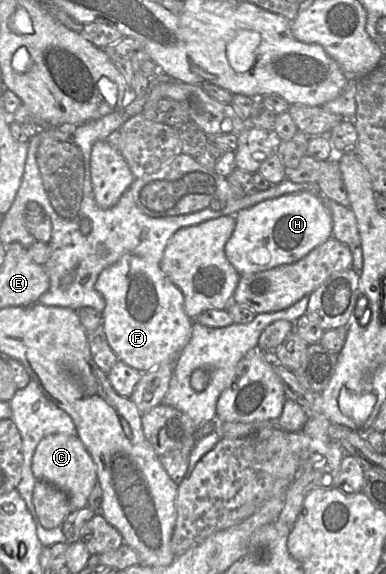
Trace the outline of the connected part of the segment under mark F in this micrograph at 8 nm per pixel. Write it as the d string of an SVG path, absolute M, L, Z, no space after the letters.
M132 254L123 255L116 263L104 269L98 276L95 289L105 300L102 324L107 341L118 359L141 373L158 365L176 360L191 338L193 319L184 310L184 297L163 273L159 264L148 262Z

